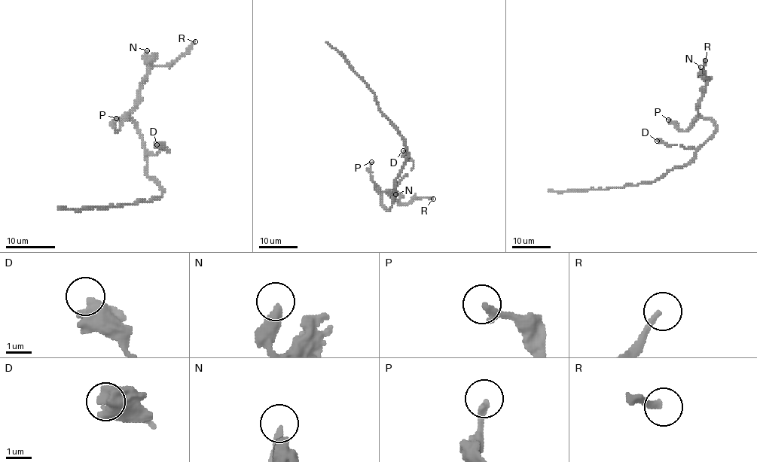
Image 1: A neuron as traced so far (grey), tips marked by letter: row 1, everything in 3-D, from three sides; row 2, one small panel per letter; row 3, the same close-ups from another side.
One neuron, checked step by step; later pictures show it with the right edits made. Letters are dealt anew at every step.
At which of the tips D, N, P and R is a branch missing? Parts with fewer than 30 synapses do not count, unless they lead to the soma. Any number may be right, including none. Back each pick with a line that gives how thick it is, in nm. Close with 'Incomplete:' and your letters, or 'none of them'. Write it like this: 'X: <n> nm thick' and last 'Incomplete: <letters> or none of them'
R: 240 nm thick
Incomplete: R

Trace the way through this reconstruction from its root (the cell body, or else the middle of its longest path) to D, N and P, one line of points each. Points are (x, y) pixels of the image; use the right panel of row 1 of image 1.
D: (679, 168), (685, 165), (692, 159), (695, 149), (685, 148), (681, 144), (660, 143), (657, 141)
N: (679, 168), (692, 159), (715, 129), (711, 120), (698, 114), (706, 85), (706, 78), (699, 74), (700, 67)
P: (679, 168), (692, 159), (712, 135), (715, 125), (709, 119), (698, 117), (685, 131), (680, 131), (668, 120)

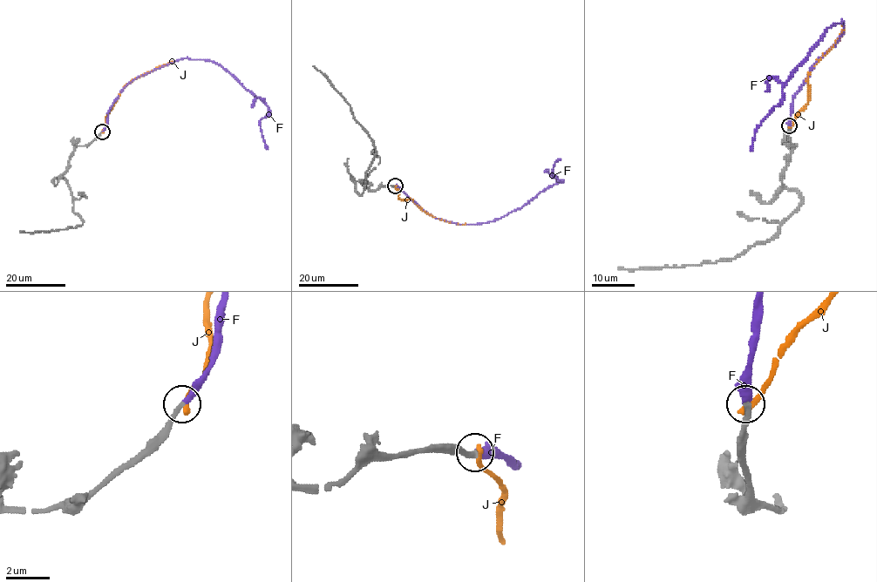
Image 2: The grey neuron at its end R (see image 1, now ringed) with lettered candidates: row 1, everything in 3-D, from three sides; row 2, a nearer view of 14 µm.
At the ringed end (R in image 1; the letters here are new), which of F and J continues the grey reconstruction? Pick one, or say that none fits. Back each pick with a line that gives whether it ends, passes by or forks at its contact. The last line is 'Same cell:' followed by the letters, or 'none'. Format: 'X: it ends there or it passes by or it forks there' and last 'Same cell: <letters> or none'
F: it ends there
Same cell: F

